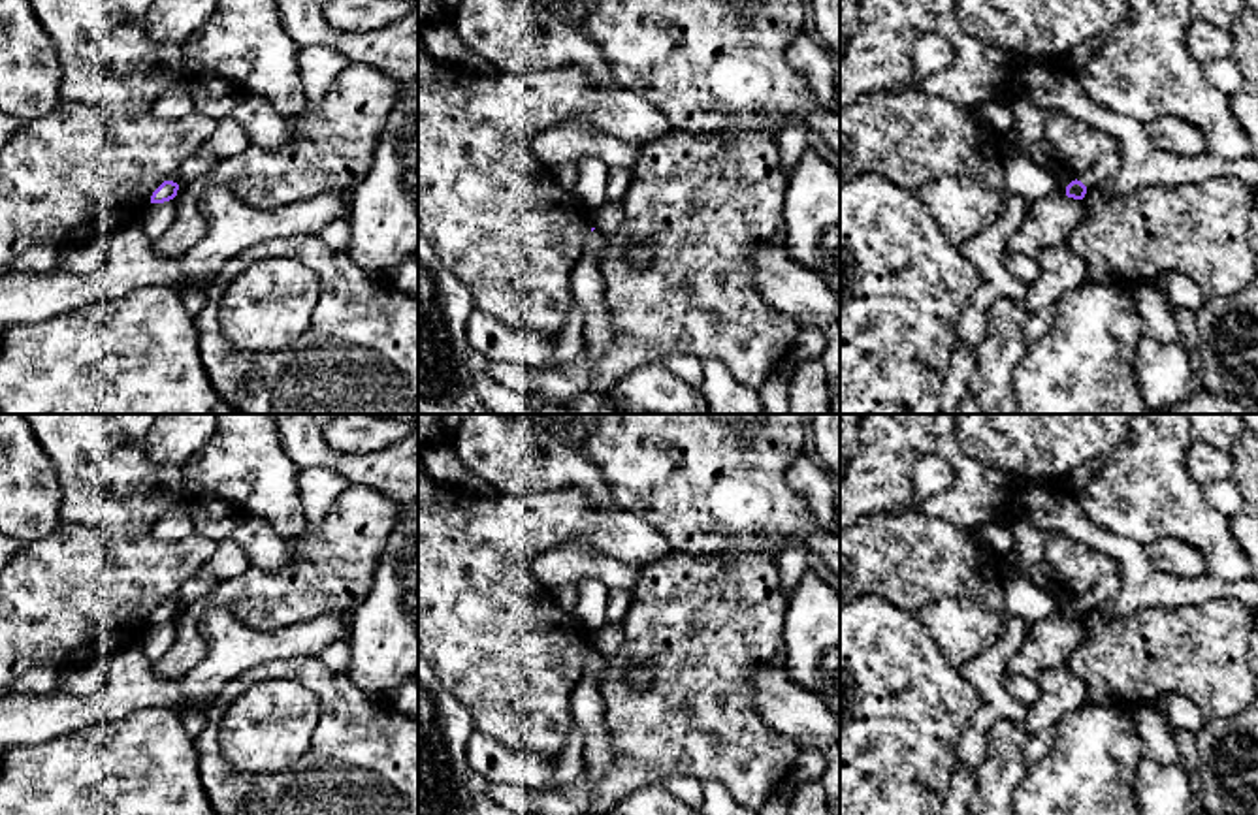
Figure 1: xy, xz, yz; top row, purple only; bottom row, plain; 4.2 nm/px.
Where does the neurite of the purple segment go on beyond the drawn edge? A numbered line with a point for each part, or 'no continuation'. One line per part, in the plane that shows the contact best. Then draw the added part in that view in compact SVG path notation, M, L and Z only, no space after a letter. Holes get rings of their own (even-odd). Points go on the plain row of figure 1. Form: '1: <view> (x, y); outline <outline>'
1: yz (1108, 588); outline M1121 574L1100 580L1090 591L1077 599L1087 610L1098 608L1122 591Z

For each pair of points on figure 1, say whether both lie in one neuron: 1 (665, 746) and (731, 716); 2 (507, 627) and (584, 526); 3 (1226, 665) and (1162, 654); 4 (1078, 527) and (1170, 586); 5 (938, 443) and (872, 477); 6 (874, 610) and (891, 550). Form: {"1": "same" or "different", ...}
{"1": "same", "2": "same", "3": "same", "4": "same", "5": "same", "6": "different"}

